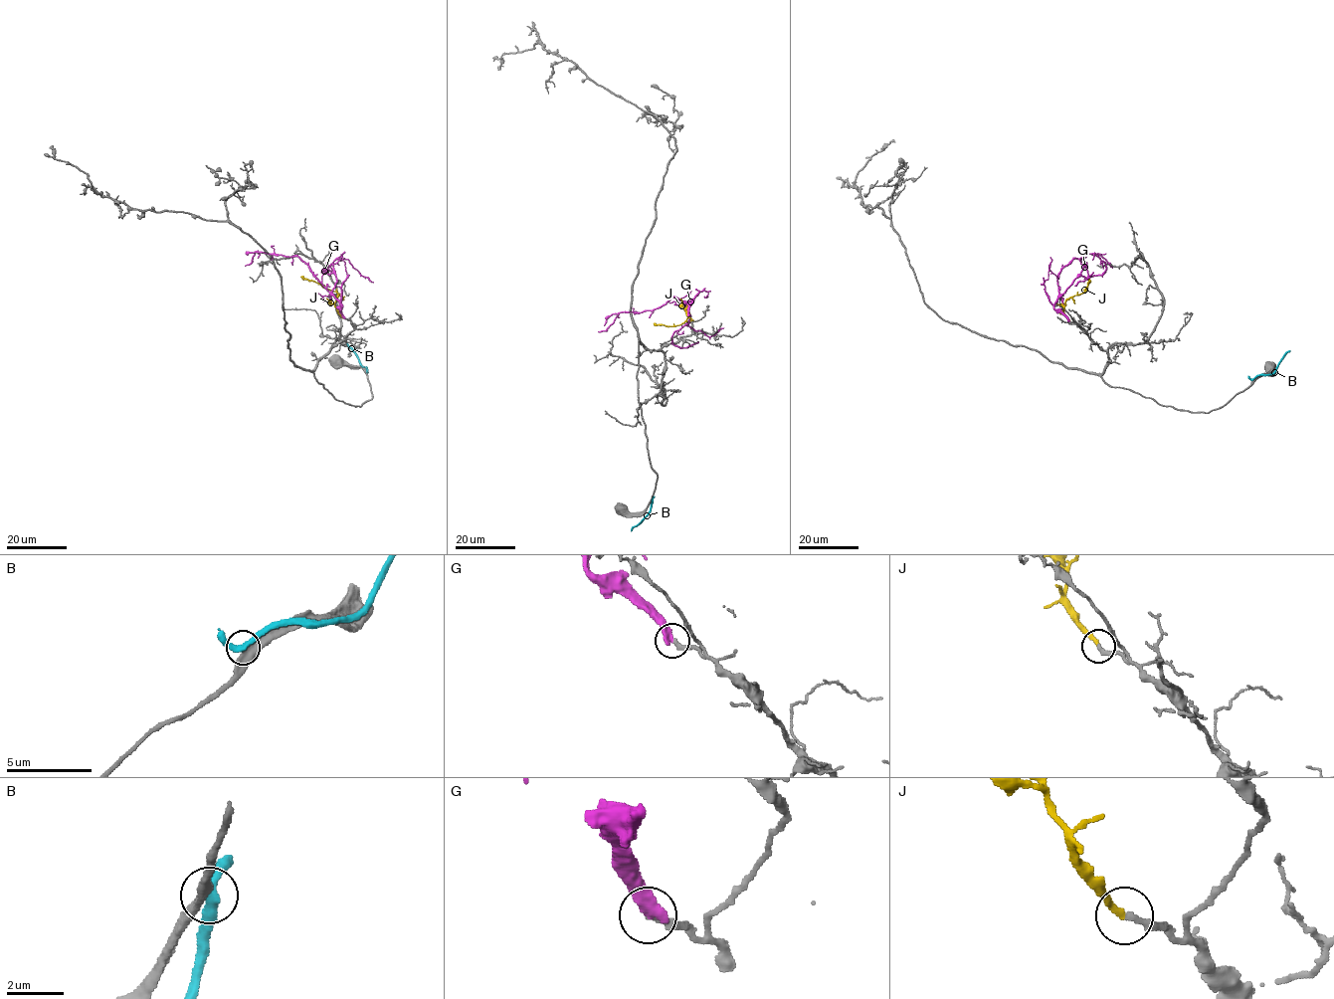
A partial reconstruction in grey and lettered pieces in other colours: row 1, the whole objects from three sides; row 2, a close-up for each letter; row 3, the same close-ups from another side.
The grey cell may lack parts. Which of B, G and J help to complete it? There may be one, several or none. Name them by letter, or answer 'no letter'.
J

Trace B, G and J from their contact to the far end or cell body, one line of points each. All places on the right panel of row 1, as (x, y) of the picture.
B: (1252, 379), (1270, 375), (1290, 351)
G: (1069, 320), (1054, 306), (1060, 269), (1074, 259), (1088, 254), (1099, 254), (1112, 268)
J: (1069, 320), (1063, 312), (1065, 301), (1085, 291), (1088, 280)

